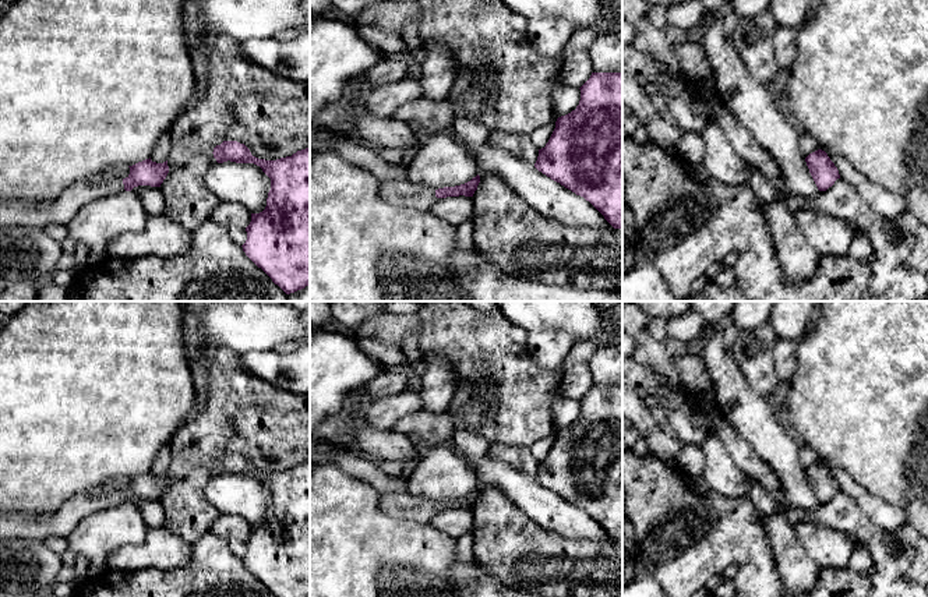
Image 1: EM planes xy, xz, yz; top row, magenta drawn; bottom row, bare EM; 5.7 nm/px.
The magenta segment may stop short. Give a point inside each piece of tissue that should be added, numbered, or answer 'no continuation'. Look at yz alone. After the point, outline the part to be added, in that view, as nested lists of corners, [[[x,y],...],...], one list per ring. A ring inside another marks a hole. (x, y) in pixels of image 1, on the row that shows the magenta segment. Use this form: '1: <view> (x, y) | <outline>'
no continuation

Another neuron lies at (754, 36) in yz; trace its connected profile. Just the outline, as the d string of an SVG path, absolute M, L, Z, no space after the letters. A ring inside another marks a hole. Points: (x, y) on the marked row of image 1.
M766 10L752 18L740 18L733 45L740 53L749 74L765 85L773 84L781 74L776 61L773 36L777 22Z

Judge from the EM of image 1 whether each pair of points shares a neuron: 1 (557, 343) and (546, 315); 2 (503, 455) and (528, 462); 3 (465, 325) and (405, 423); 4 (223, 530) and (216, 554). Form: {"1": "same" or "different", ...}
{"1": "different", "2": "same", "3": "different", "4": "different"}

